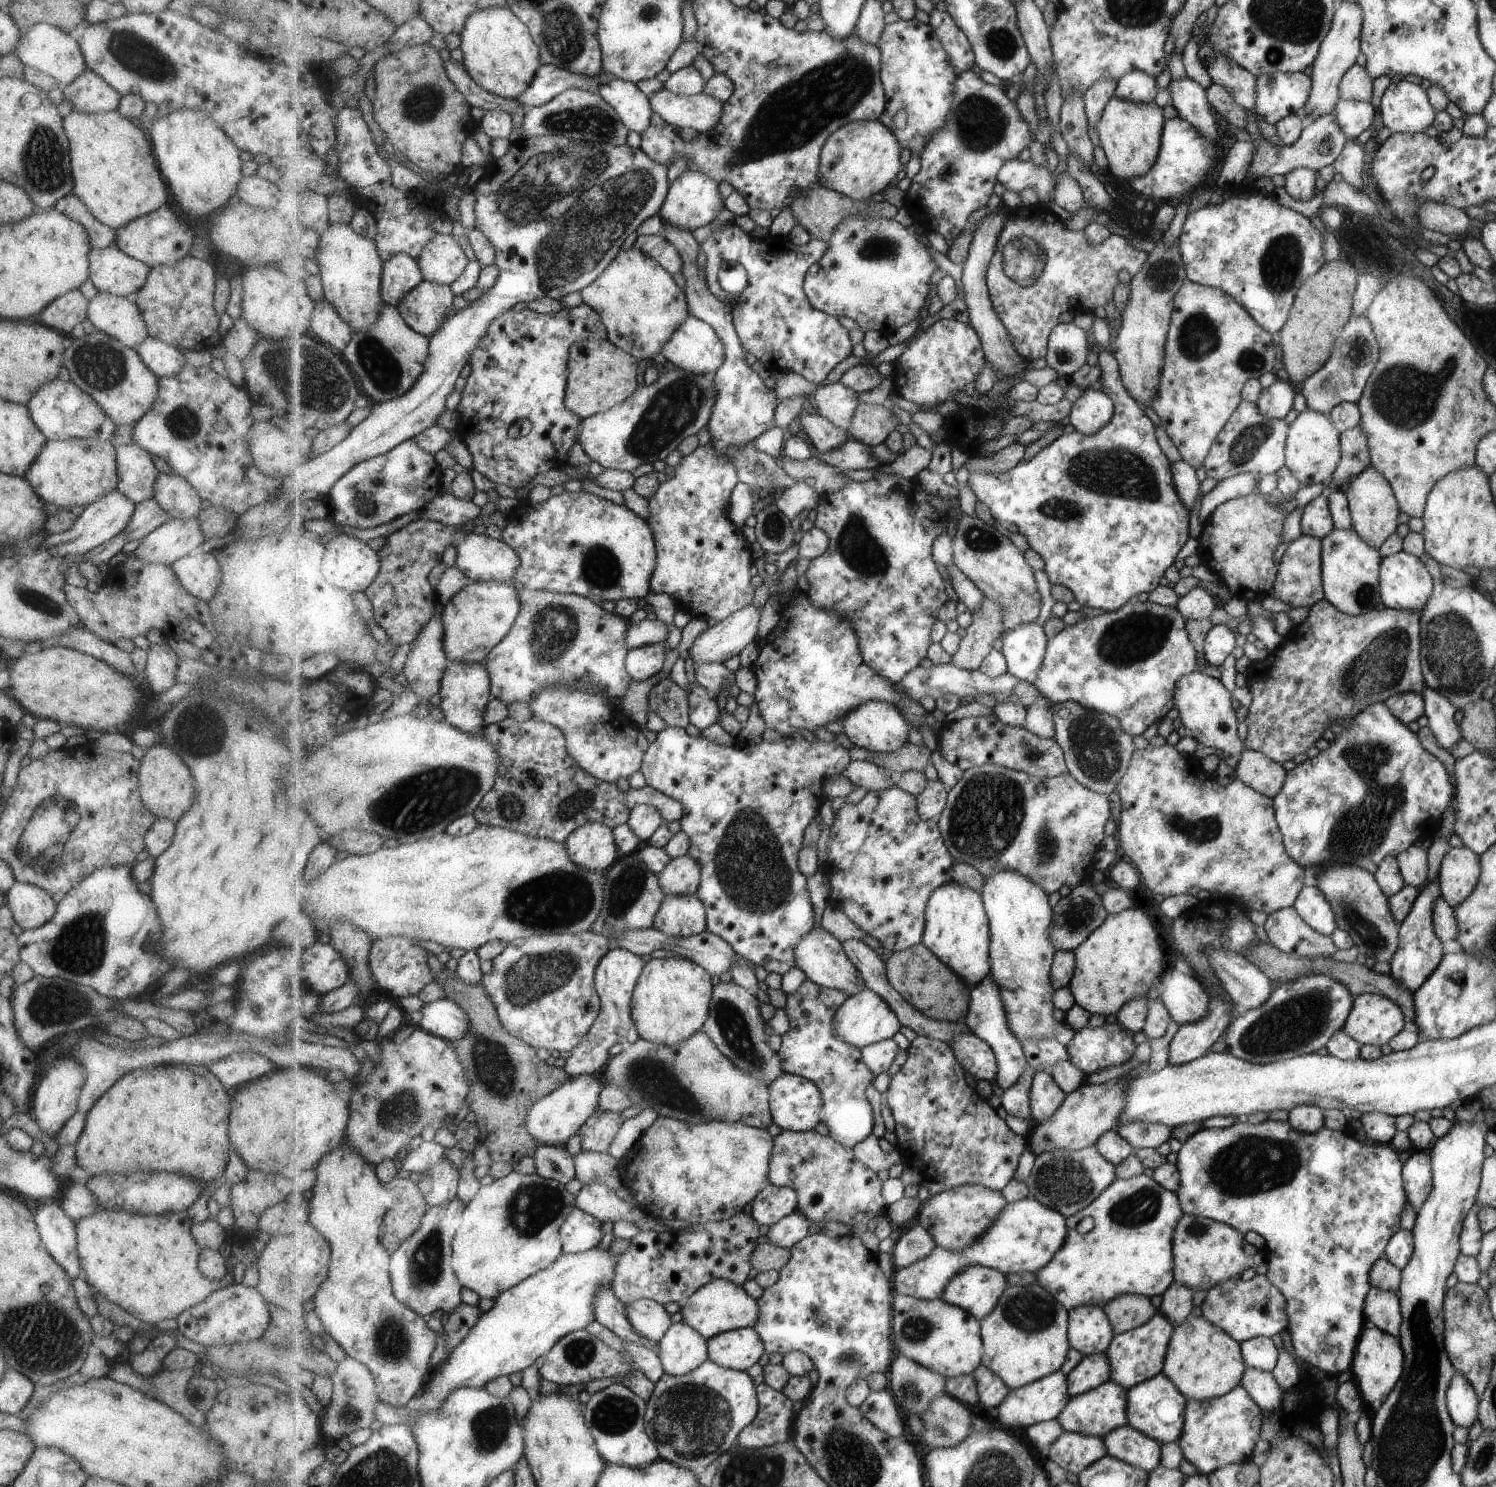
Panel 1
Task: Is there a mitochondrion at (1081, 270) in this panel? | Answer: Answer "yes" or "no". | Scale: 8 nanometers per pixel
no

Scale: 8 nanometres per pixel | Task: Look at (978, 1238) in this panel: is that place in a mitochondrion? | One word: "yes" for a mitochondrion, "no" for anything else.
no

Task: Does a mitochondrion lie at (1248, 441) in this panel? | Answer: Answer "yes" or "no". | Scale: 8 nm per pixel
yes

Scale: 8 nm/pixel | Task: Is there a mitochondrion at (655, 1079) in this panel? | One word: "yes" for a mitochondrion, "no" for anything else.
yes

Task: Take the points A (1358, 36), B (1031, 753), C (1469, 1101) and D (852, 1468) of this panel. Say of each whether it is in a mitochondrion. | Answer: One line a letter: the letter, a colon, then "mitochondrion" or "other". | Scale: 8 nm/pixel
A: other
B: mitochondrion
C: other
D: mitochondrion

